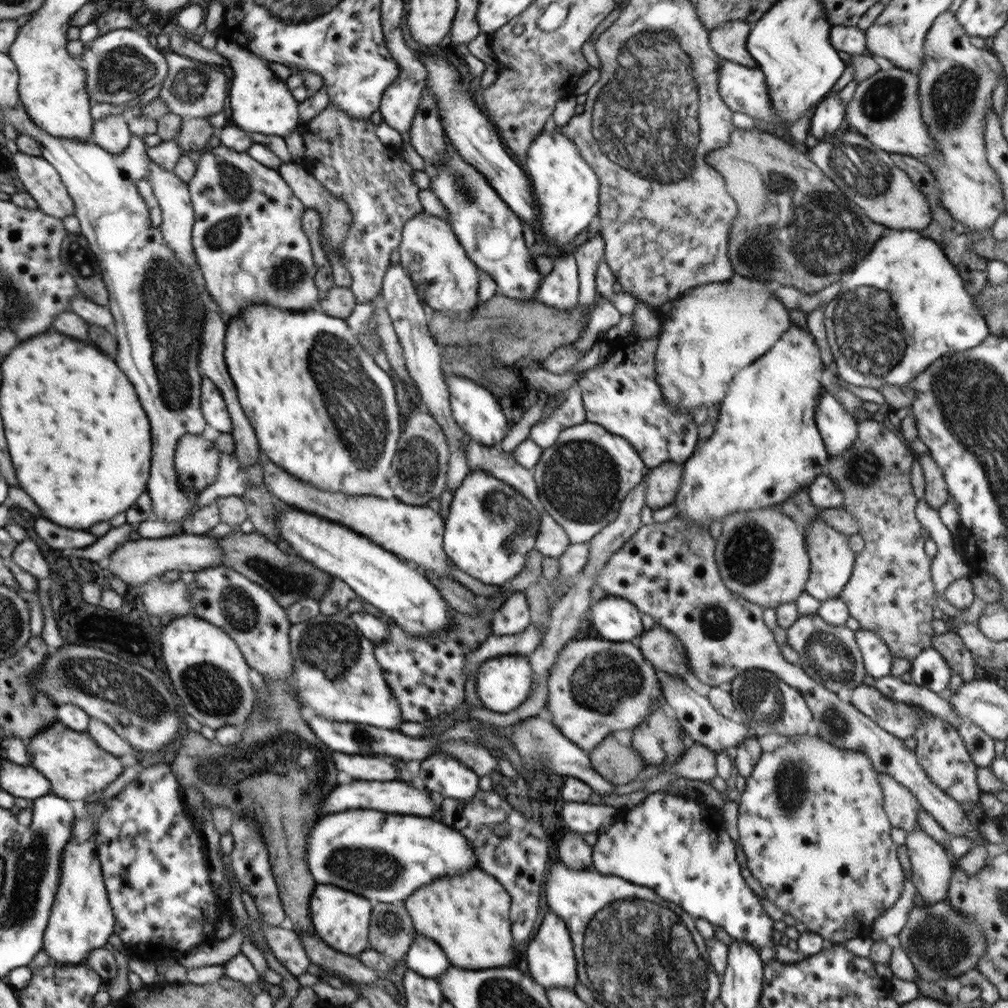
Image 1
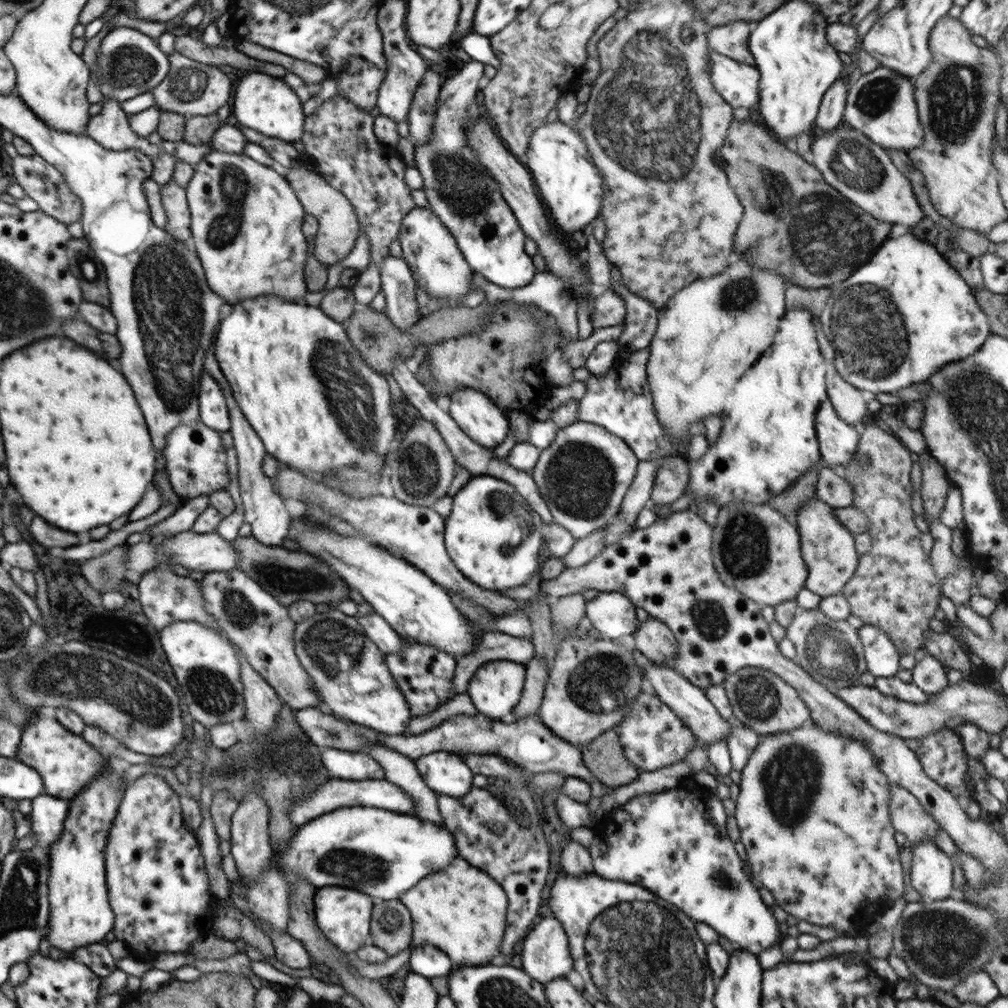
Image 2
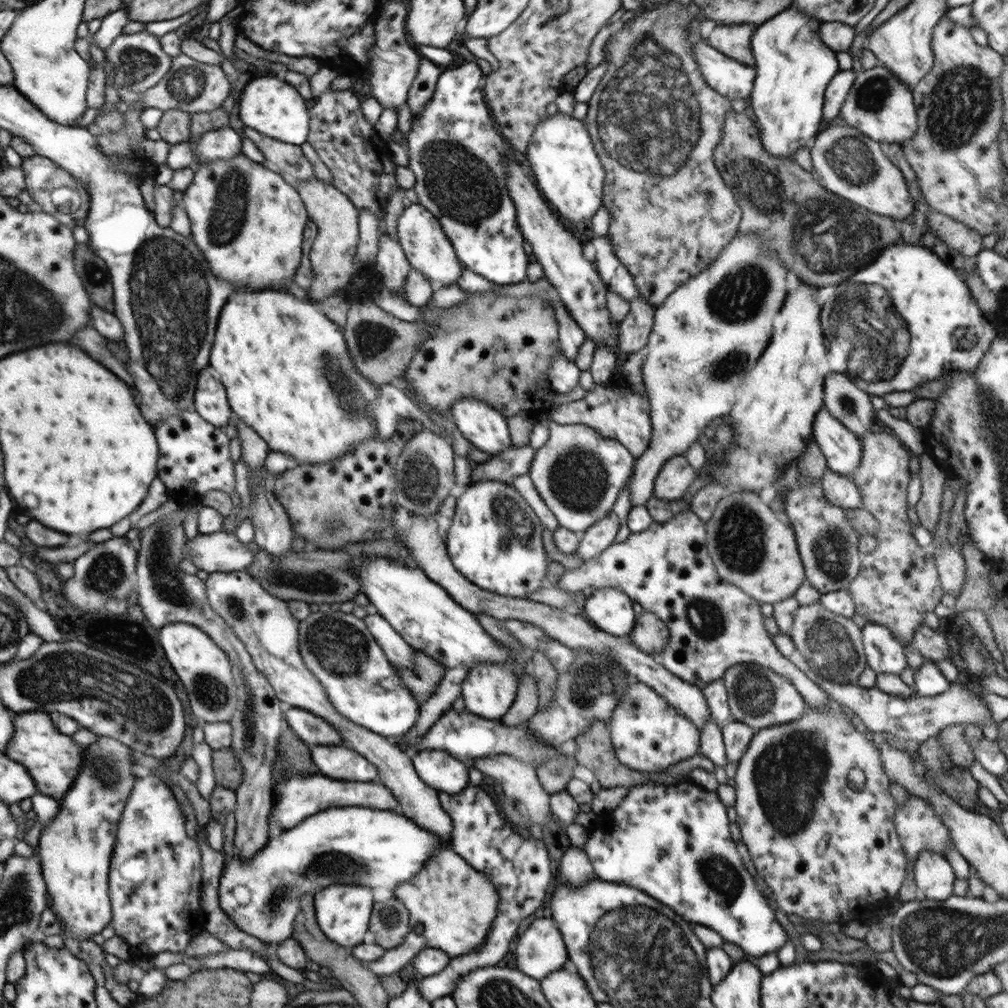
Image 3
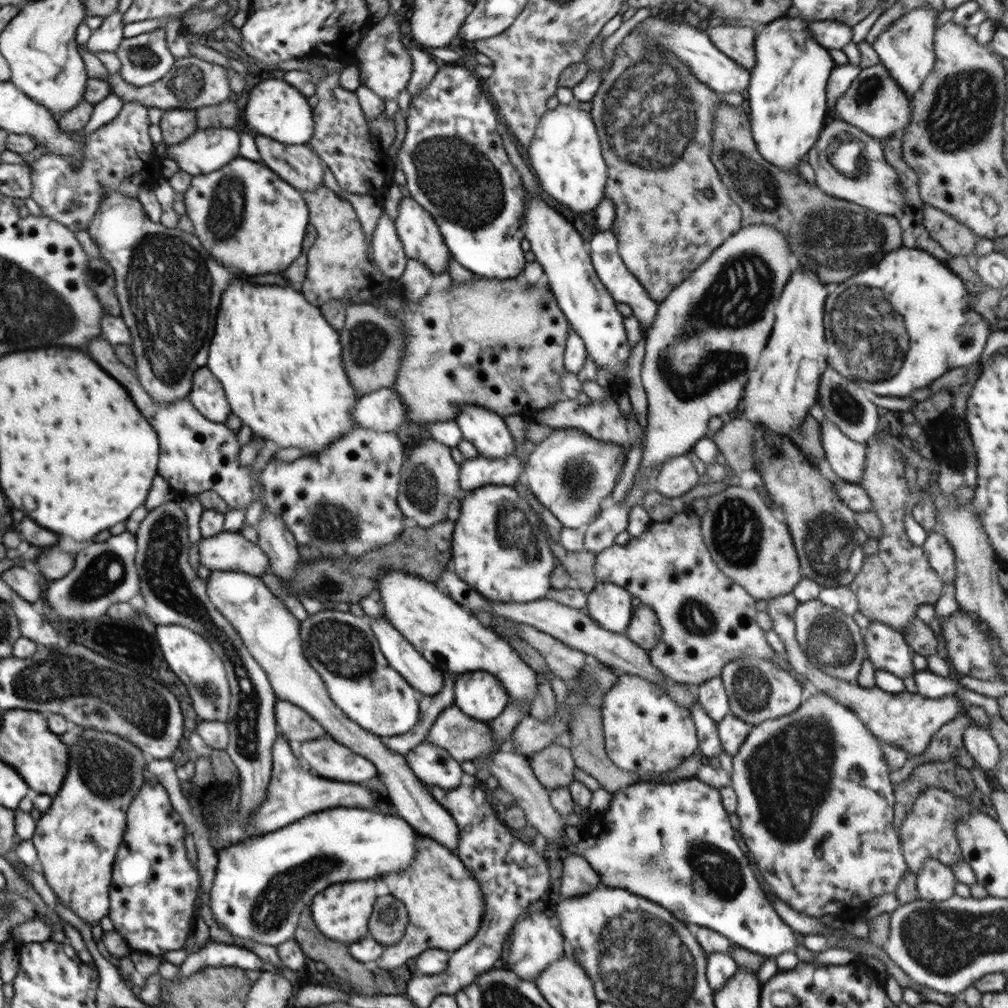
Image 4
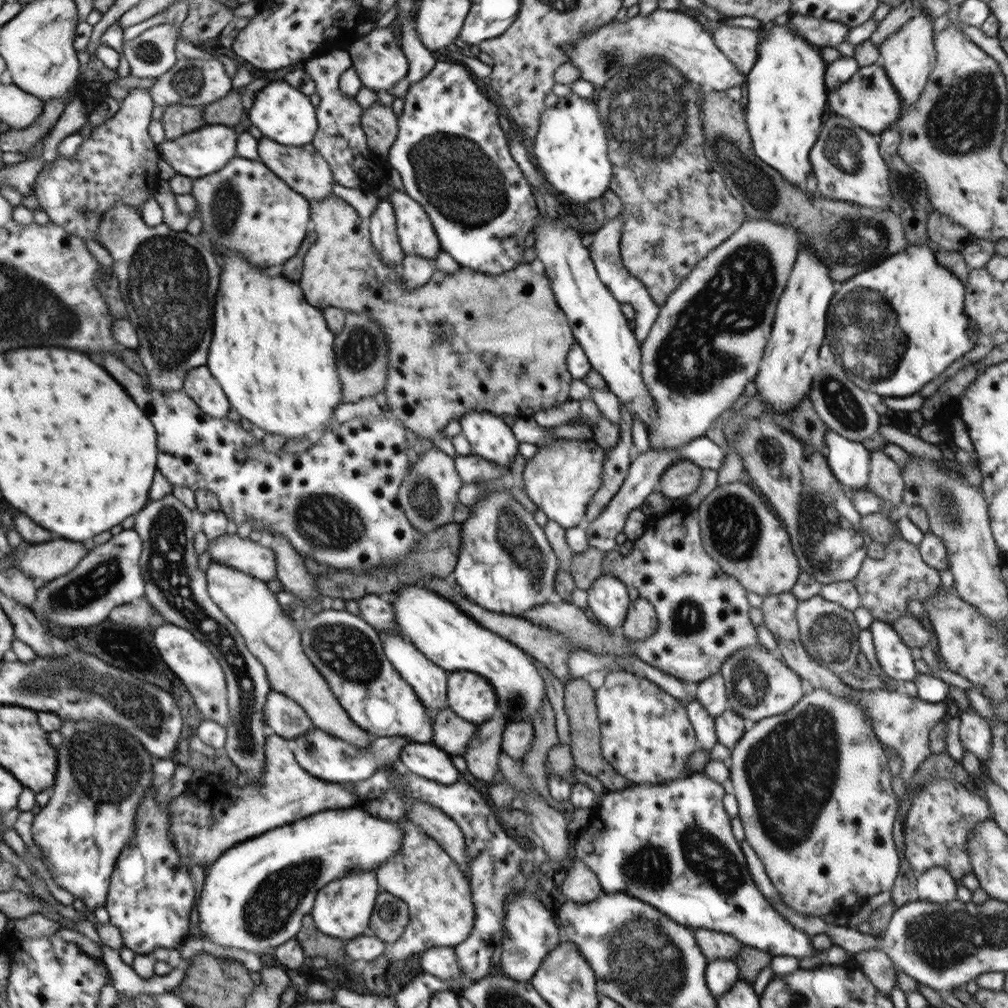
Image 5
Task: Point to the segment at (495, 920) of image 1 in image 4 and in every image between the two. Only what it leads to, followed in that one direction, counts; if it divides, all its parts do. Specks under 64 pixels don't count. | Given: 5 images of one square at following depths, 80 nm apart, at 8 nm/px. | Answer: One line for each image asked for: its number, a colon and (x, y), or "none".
2: (461, 910)
3: (452, 907)
4: (445, 903)

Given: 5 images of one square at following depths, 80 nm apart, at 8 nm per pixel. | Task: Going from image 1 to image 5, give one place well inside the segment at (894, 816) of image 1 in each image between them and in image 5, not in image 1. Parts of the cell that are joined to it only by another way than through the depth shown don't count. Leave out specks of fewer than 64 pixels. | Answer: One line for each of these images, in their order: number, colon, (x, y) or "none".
2: (908, 817)
3: (919, 828)
4: (928, 831)
5: (935, 830)

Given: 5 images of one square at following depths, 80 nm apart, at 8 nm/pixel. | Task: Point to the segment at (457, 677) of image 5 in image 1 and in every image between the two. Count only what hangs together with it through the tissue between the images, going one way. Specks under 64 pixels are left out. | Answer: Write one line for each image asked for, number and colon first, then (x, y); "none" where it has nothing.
1: (503, 683)
2: (496, 687)
3: (490, 689)
4: (481, 695)

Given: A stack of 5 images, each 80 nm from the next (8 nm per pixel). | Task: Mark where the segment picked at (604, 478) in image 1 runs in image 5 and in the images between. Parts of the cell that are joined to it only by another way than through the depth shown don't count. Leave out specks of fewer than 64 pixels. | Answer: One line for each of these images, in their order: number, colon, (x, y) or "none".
2: (584, 474)
3: (578, 473)
4: (571, 474)
5: (561, 479)

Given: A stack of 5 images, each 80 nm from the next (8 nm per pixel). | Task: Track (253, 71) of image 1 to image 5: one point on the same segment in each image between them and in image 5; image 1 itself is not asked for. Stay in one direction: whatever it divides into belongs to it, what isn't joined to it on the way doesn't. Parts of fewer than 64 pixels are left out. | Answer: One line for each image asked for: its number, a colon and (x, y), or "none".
2: (266, 104)
3: (271, 106)
4: (276, 109)
5: (282, 113)

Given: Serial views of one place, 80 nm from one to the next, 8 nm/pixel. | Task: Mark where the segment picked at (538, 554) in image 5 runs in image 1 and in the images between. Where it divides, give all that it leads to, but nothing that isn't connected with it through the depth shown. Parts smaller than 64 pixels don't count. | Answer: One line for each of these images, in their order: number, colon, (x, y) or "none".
1: (491, 527)
2: (493, 536)
3: (495, 541)
4: (498, 548)

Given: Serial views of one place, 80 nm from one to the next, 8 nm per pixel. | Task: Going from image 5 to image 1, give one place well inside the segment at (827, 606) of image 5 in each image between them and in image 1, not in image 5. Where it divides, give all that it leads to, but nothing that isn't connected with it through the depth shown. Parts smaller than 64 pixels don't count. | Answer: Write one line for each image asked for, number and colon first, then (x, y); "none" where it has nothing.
1: (829, 654)
2: (832, 651)
3: (832, 646)
4: (832, 640)

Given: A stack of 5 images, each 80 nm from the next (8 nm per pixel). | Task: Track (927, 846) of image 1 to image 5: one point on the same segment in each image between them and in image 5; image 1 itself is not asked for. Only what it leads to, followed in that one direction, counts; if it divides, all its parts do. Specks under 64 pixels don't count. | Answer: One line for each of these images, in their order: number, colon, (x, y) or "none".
2: (931, 873)
3: (934, 877)
4: (935, 881)
5: (937, 885)

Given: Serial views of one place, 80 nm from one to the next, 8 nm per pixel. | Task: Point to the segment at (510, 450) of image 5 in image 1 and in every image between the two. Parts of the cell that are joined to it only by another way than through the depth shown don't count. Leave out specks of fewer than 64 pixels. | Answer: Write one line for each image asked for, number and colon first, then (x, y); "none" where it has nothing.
1: (477, 411)
2: (476, 414)
3: (482, 425)
4: (486, 430)

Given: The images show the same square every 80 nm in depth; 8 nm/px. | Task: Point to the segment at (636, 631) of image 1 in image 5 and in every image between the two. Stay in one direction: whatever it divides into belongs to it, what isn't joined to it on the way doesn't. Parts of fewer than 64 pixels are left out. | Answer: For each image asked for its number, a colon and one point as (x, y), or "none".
2: (612, 615)
3: (609, 609)
4: (609, 605)
5: (608, 602)

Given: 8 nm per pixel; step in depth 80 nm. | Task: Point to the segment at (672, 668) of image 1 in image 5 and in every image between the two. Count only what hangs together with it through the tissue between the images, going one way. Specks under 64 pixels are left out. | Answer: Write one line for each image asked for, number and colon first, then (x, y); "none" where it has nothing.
2: (655, 641)
3: (649, 633)
4: (644, 629)
5: (641, 622)

